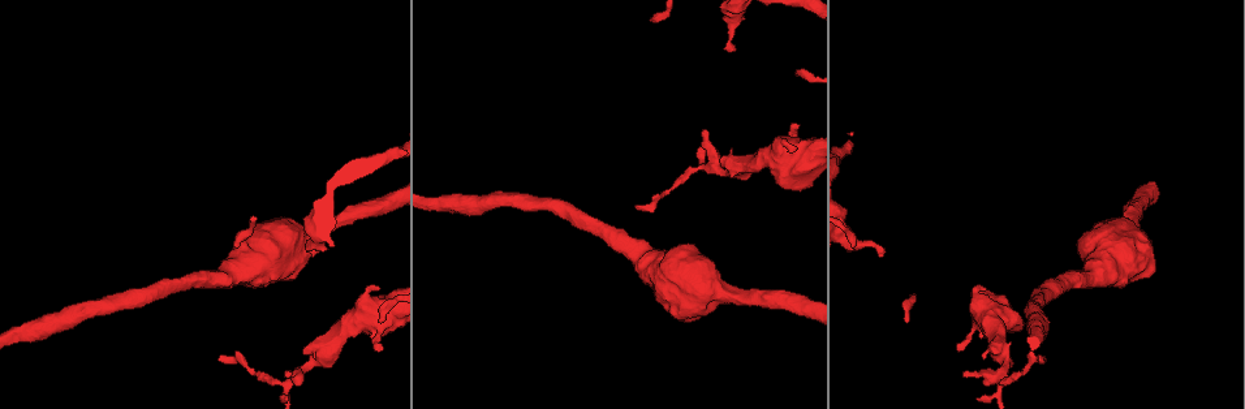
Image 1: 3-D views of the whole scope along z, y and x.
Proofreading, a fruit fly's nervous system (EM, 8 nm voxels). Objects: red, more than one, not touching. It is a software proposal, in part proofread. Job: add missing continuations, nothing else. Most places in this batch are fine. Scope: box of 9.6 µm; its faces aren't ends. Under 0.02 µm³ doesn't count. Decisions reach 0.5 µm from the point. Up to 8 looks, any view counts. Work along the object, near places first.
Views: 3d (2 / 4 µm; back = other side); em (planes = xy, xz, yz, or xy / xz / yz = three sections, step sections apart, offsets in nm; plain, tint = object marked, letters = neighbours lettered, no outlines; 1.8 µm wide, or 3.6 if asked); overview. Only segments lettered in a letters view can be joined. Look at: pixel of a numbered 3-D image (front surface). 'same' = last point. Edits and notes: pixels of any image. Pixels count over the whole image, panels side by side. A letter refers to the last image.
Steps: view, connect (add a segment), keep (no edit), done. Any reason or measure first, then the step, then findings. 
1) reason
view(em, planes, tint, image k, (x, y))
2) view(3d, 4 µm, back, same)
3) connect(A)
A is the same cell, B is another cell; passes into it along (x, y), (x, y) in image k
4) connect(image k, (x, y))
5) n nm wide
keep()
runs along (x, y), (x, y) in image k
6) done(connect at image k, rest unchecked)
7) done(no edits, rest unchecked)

branch stops here
view(em, planes, letters, image 1, (288, 370))

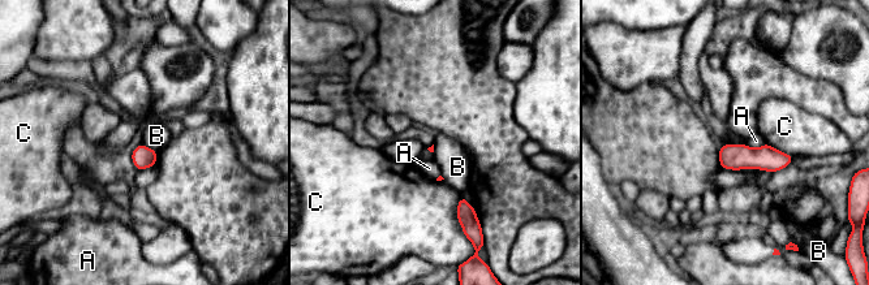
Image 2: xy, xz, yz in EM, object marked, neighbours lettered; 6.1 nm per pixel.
keep()
A, B and C are other cells; runs along (722, 150), (731, 156), (788, 159) in image 2; none of them fits

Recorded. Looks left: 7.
thin end
view(3d, 2 µm, image 1, (960, 349))

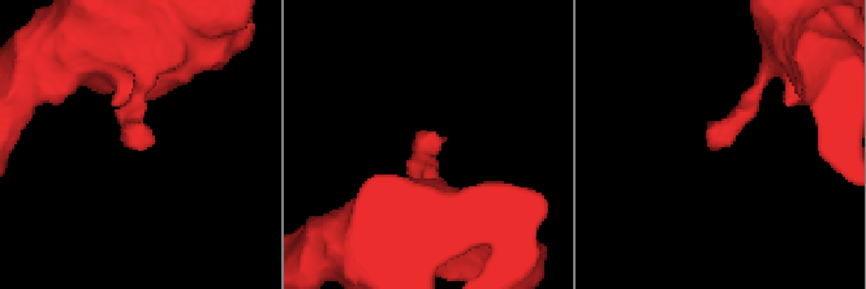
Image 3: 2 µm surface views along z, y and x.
view(em, planes, plain, image 3, (151, 140))

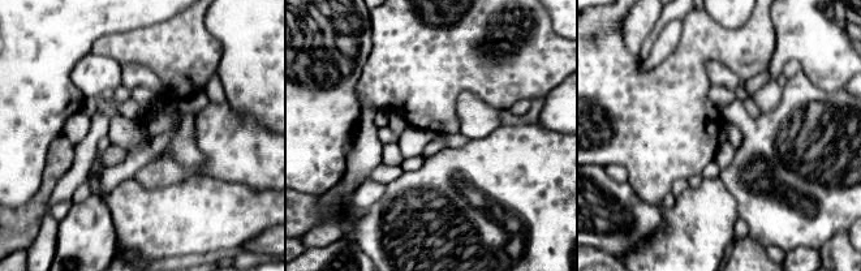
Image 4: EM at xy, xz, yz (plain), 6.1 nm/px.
view(em, planes, letters, same)

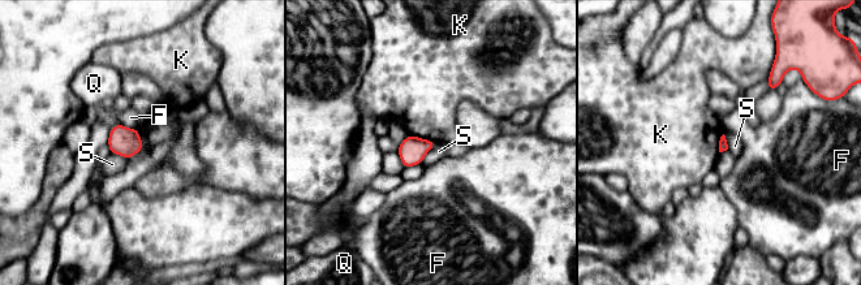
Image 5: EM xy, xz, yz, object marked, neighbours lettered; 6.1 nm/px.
keep()
F, K, Q and S are other cells; no lettered segment goes on from it

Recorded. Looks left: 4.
branch stops here
view(em, planes, letters, image 1, (731, 48))

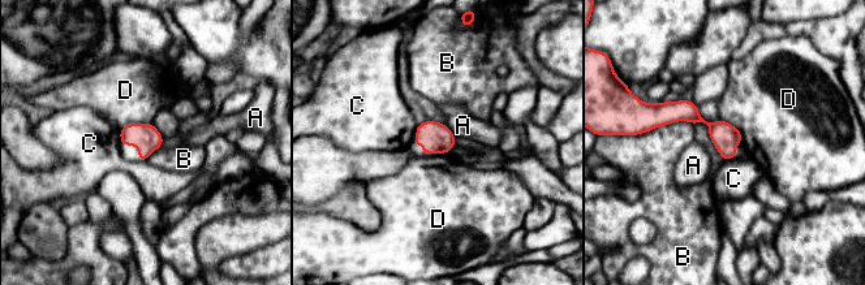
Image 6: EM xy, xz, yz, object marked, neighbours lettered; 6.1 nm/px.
170 nm wide
keep()
A, B, C and D are other cells; border along (694, 124), (675, 121), (640, 134) in image 6; no lettered segment goes on from it

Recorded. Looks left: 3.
branch stops here
view(em, planes, letters, image 1, (1041, 358))

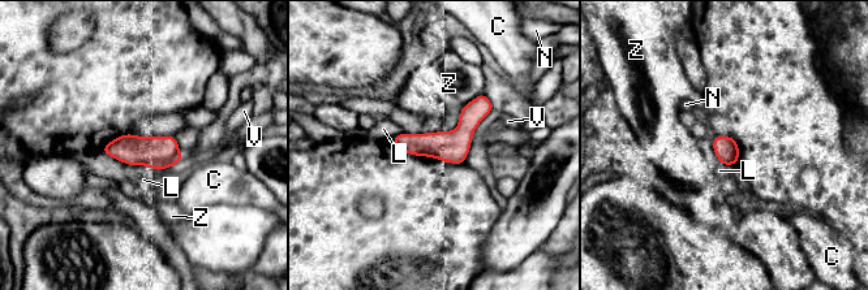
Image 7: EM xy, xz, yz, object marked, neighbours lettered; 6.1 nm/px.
Z touches over 180 nm
keep()
C, L, N, V and Z are other cells; border along (403, 131), (391, 139) in image 7; no lettered segment goes on from it

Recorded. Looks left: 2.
done(no edits, rest unchecked)

